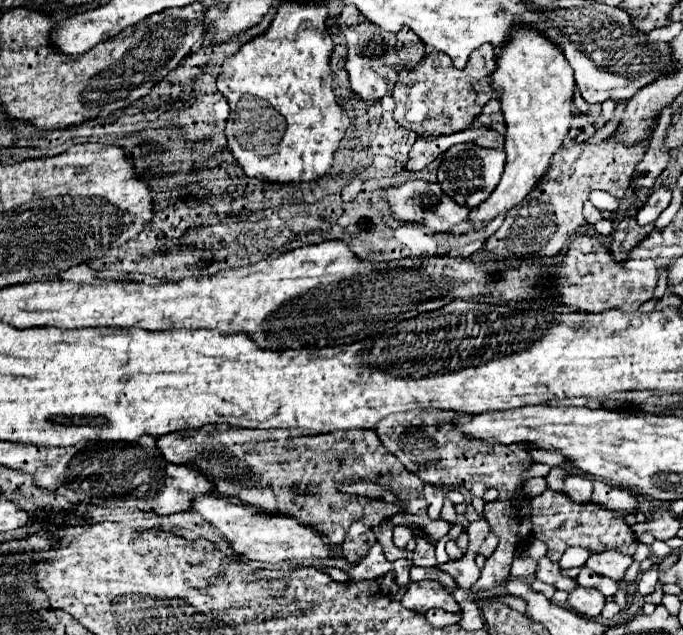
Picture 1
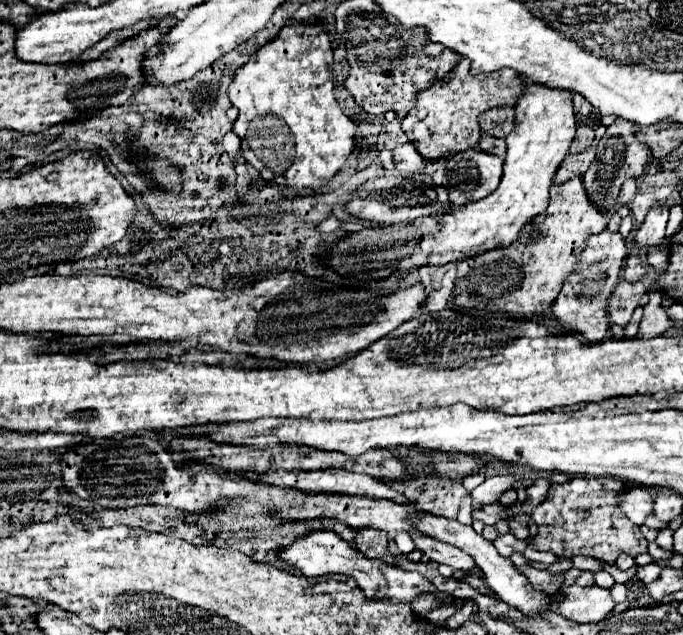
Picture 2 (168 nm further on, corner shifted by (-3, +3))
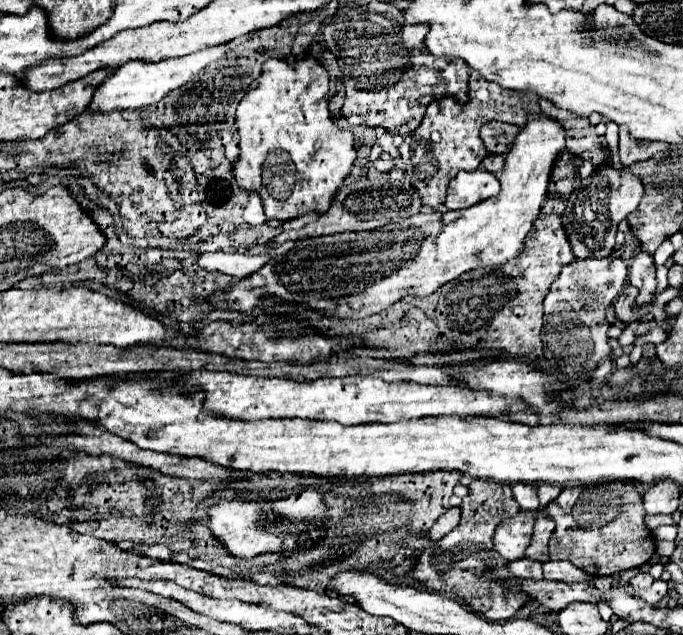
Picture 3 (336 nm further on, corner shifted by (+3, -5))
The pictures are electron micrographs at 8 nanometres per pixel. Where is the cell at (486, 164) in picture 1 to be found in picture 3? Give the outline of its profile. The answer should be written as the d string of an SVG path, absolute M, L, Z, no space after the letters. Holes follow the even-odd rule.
M473 170L473 172L461 172L449 182L447 200L445 206L449 210L461 210L469 208L477 202L483 202L499 192L499 180L495 174L487 170Z

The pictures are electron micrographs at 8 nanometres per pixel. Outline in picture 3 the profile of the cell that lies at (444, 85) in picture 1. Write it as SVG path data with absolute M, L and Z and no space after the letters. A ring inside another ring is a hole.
M477 72L469 76L469 102L461 104L453 96L445 96L437 102L431 102L423 122L415 132L403 138L399 146L405 174L411 178L413 186L421 192L421 202L429 208L439 208L445 202L447 184L461 170L477 170L483 162L487 150L479 138L479 128L489 120L511 122L523 126L529 112L539 112L539 98L531 92L505 90L493 82L485 82Z

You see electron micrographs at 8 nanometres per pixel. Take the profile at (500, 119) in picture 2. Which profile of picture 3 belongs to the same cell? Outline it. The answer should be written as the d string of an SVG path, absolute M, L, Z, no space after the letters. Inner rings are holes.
M487 122L485 126L481 126L481 140L485 142L487 150L491 154L501 154L509 148L509 144L513 142L515 134L519 132L519 128L515 124L505 124L505 122Z

